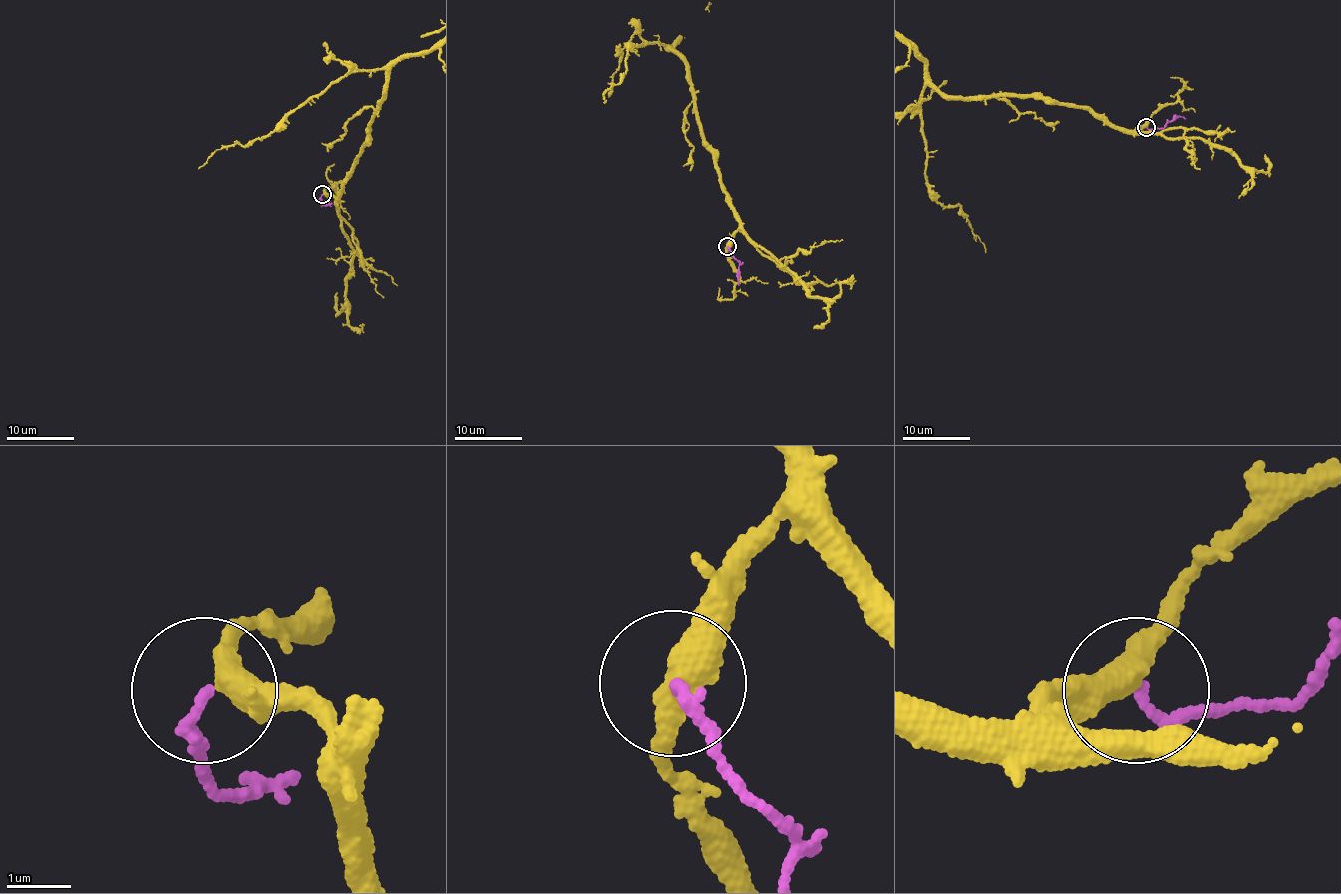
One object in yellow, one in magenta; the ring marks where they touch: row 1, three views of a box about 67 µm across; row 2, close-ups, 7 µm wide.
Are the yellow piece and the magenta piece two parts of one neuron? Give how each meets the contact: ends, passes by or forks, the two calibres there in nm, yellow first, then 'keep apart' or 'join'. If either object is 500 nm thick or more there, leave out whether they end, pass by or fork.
yellow passes by | magenta ends | 400/190 nm | join

